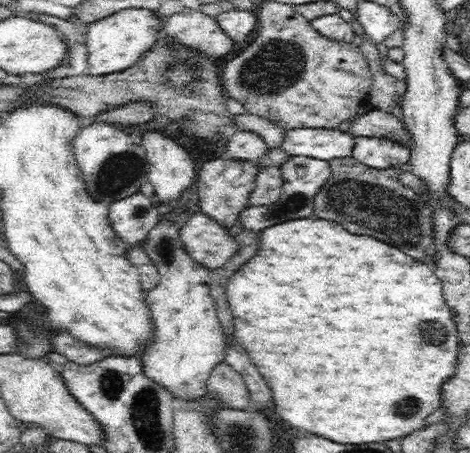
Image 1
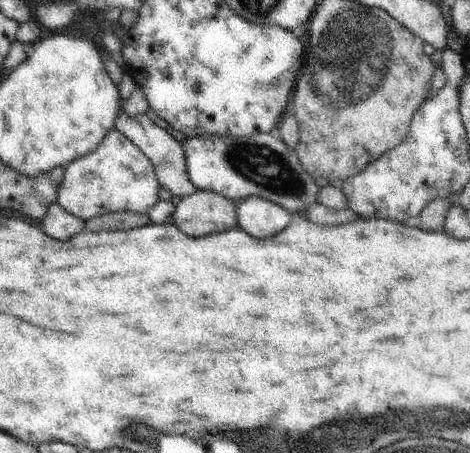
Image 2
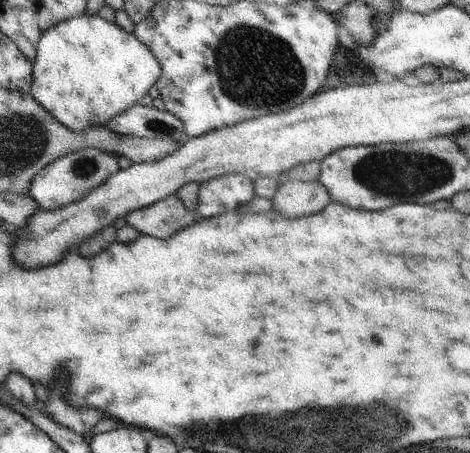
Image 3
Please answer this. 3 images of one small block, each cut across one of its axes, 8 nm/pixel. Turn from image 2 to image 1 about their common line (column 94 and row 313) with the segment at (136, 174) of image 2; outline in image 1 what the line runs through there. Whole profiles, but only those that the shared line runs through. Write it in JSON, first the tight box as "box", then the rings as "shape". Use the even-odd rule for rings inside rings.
{"box":[140,208,226,400],"shape":[[[170,208],[162,210],[162,218],[144,240],[144,250],[158,266],[160,284],[146,292],[146,302],[154,320],[154,338],[140,358],[146,376],[168,388],[176,398],[202,400],[208,394],[208,378],[214,366],[226,362],[226,332],[210,294],[212,272],[186,252],[180,236],[182,224],[168,222],[166,212],[170,212]]]}

